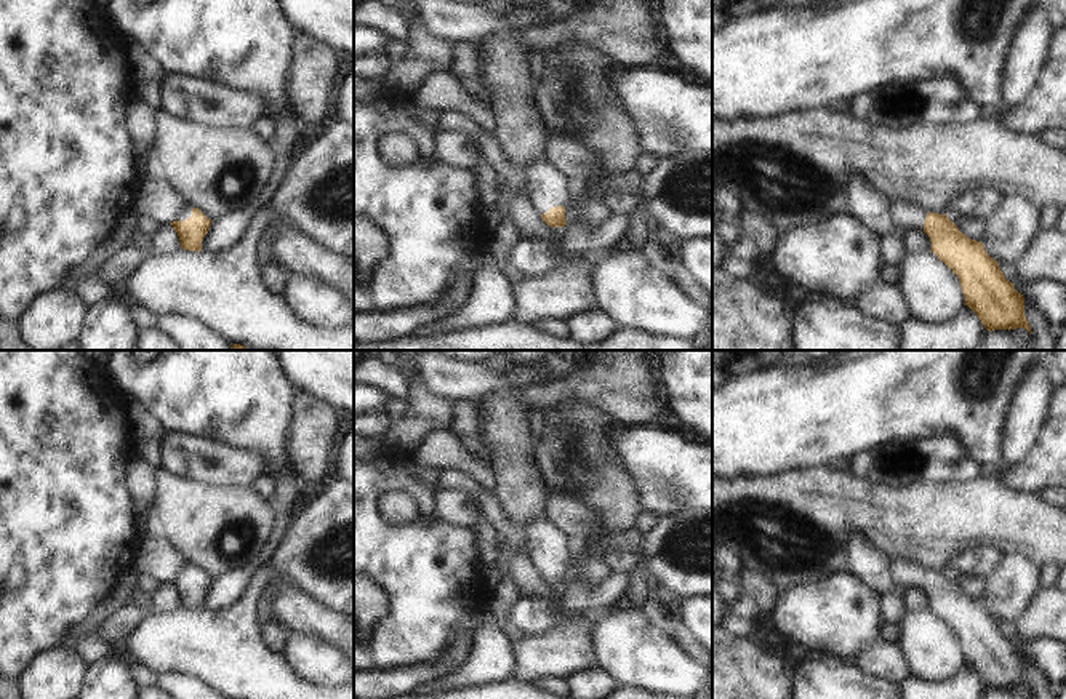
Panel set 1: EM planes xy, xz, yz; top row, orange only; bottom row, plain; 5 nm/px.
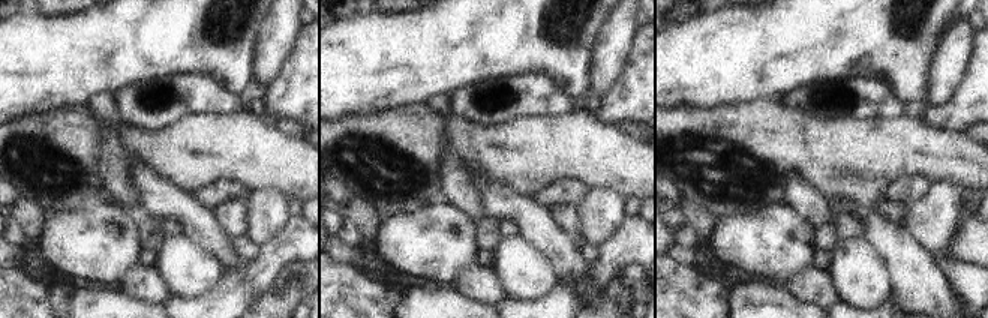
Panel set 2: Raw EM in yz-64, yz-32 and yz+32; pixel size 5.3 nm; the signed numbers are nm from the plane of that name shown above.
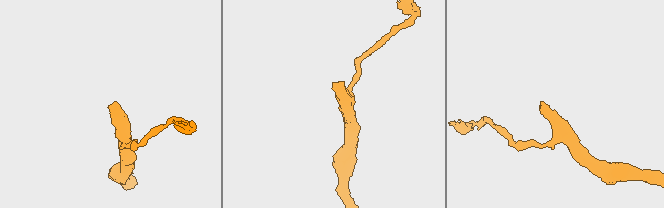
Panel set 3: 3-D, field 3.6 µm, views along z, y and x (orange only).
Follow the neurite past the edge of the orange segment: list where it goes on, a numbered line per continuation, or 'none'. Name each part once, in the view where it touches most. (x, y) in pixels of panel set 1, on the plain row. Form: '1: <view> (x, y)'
1: xy (184, 570)

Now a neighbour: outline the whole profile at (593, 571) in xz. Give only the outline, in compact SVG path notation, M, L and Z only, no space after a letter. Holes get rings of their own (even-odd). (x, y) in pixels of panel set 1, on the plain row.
M586 561L583 566L583 576L586 582L599 582L610 574L611 571L603 561Z

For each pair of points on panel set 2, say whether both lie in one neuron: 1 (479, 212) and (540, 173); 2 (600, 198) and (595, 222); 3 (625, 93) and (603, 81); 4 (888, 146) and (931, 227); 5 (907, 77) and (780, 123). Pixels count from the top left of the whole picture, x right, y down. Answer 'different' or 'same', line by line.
1: different
2: same
3: different
4: different
5: different

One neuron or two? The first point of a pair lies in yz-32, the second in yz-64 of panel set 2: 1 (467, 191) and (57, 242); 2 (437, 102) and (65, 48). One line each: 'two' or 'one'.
1: two
2: two

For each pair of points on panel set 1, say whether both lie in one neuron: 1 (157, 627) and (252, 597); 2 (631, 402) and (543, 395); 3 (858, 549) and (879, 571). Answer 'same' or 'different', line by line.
1: same
2: same
3: same

